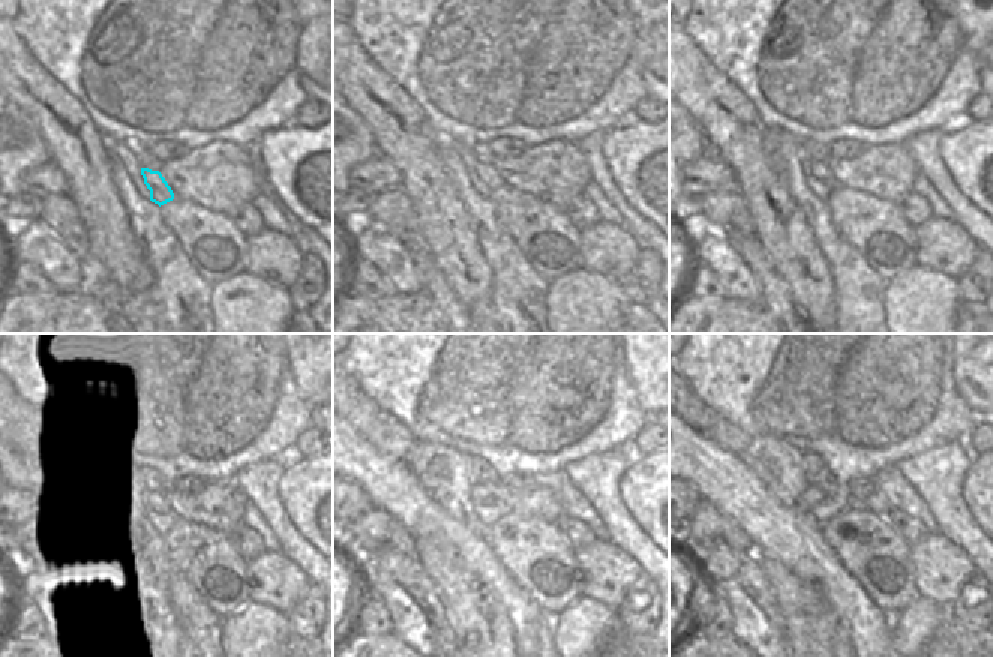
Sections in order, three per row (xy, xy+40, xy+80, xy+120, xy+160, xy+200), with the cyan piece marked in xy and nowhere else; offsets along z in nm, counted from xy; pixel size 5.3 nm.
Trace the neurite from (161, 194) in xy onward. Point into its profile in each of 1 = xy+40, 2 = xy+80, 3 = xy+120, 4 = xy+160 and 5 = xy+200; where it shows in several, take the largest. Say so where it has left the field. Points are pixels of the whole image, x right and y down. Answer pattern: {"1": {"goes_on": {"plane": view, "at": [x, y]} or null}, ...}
{"1": {"goes_on": {"plane": "xy+40", "at": [486, 173]}}, "2": {"goes_on": {"plane": "xy+80", "at": [819, 170]}}, "3": {"goes_on": {"plane": "xy+120", "at": [152, 513]}}, "4": {"goes_on": {"plane": "xy+160", "at": [483, 503]}}, "5": {"goes_on": {"plane": "xy+200", "at": [813, 497]}}}

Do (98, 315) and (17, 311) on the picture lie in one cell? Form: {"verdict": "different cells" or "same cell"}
{"verdict": "same cell"}

